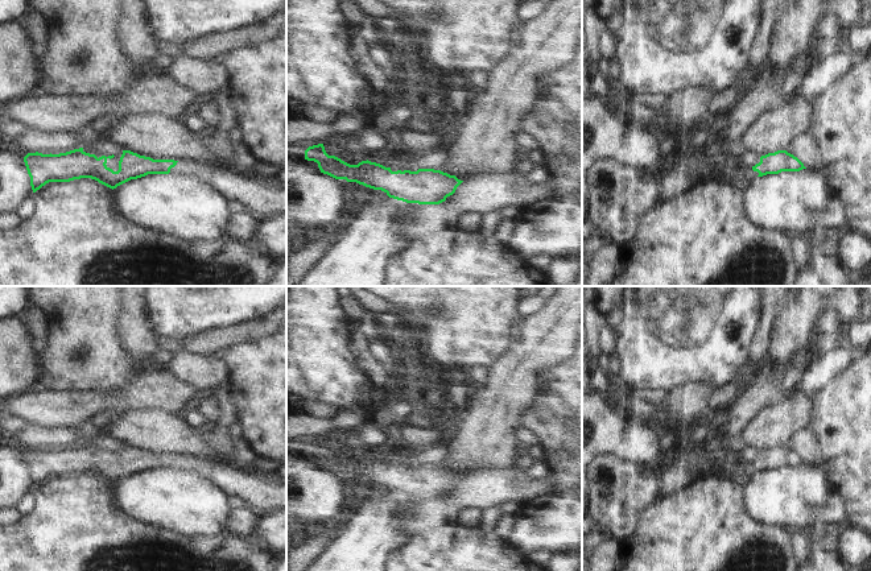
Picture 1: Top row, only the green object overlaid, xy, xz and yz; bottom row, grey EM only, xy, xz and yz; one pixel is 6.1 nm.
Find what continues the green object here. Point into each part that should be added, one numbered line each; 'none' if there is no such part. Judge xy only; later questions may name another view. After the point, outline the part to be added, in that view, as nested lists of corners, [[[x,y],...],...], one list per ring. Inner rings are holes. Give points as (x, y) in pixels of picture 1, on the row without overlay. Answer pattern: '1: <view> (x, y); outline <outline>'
1: xy (260, 495); outline [[[178,456],[170,468],[201,475],[211,480],[230,497],[240,498],[256,513],[286,510],[286,484],[252,475],[232,459],[215,460]]]

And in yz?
none

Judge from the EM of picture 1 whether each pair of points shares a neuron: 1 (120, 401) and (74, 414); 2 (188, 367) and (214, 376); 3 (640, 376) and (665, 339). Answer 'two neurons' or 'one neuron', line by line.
1: one neuron
2: one neuron
3: one neuron

